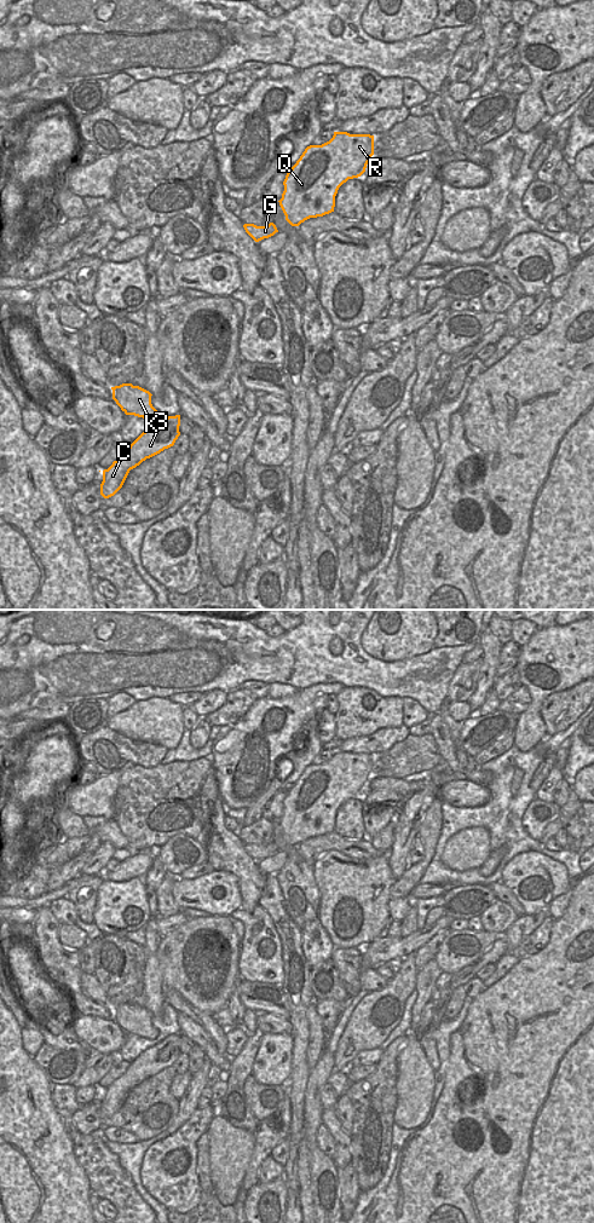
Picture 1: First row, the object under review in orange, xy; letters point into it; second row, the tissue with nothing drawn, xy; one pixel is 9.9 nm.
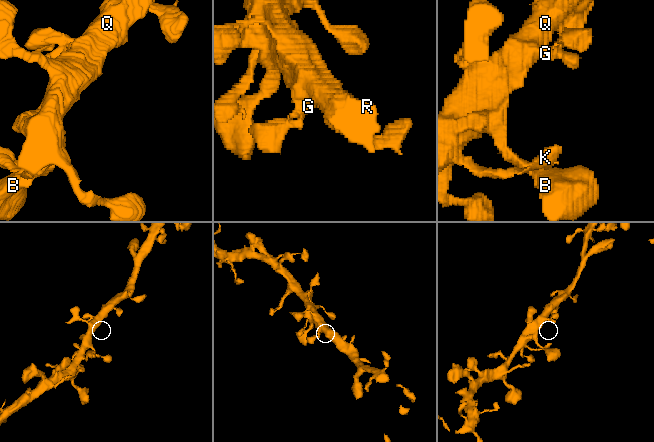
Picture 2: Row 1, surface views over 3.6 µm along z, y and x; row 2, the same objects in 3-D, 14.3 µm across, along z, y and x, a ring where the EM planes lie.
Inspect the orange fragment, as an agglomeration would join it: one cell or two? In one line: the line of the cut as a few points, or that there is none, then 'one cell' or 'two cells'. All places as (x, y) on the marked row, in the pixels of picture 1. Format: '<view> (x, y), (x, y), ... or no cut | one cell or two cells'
no cut | one cell

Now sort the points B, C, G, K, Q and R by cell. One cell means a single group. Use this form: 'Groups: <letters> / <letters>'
Groups: B C G K Q R.

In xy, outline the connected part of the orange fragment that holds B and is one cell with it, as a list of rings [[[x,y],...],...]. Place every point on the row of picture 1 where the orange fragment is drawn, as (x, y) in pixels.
[[[175,415],[143,432],[120,458],[103,471],[100,495],[104,498],[114,496],[122,488],[131,469],[173,446],[180,435],[179,426],[180,415]]]

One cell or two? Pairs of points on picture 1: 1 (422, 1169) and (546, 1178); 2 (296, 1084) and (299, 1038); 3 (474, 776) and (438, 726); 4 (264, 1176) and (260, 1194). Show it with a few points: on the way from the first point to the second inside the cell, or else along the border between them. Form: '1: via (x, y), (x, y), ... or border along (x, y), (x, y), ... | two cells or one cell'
1: via (453, 1178), (472, 1182), (488, 1198), (515, 1198) | one cell
2: via (299, 1073), (299, 1049) | one cell
3: via (460, 771), (453, 763), (447, 751), (444, 739) | one cell
4: border along (282, 1176), (259, 1182) | two cells

